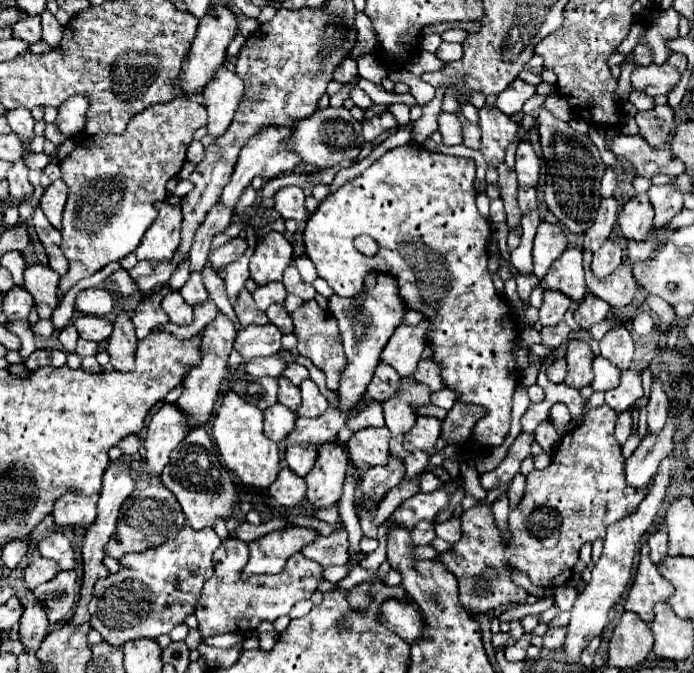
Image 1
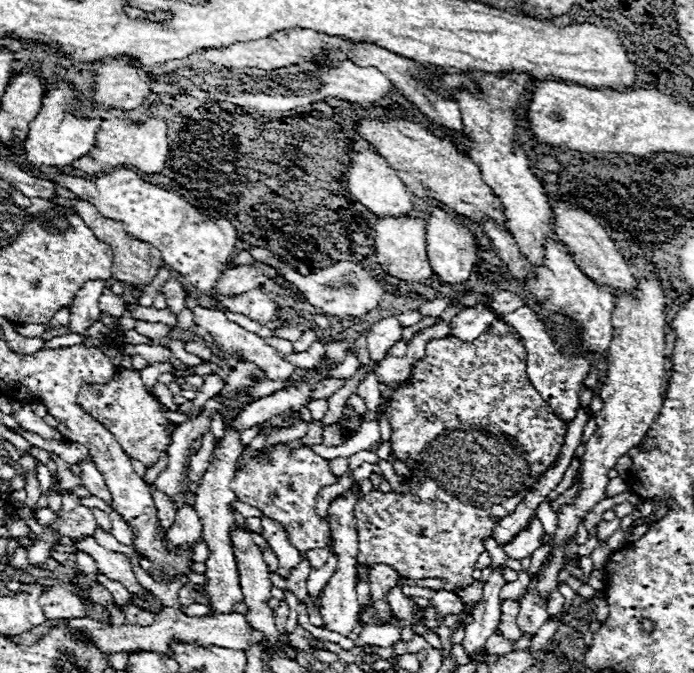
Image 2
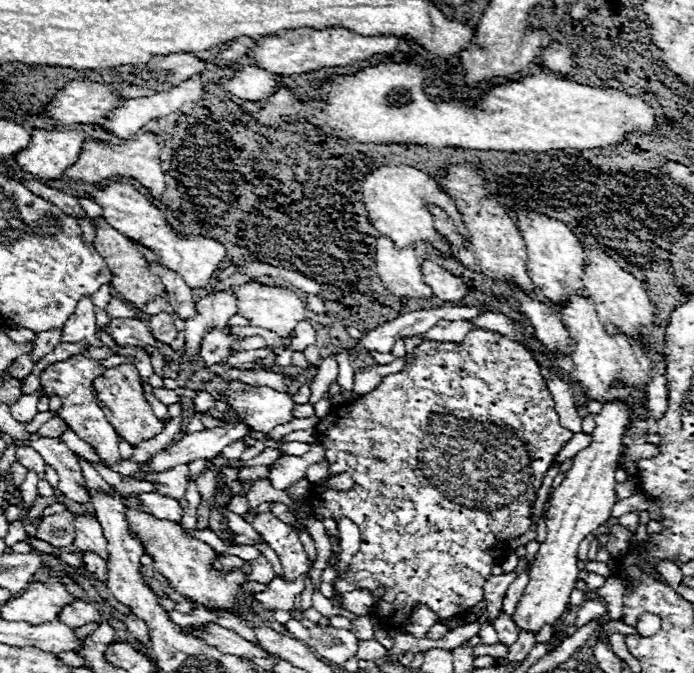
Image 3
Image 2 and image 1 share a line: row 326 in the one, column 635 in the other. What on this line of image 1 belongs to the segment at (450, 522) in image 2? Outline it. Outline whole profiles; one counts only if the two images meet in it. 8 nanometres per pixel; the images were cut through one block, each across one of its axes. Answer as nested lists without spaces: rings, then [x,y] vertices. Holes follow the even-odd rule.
[[[608,404],[588,410],[584,420],[562,438],[556,450],[560,464],[553,461],[546,470],[530,472],[522,502],[510,510],[508,528],[512,538],[508,544],[502,544],[490,508],[470,508],[460,516],[462,540],[454,544],[452,552],[440,554],[438,562],[458,578],[460,602],[470,614],[484,614],[524,598],[524,590],[510,580],[512,570],[528,574],[534,586],[556,588],[568,584],[580,546],[598,538],[604,540],[610,524],[630,516],[630,512],[638,508],[648,494],[648,486],[634,490],[624,480],[622,446],[614,438],[616,416]],[[580,438],[586,438],[586,446],[582,446]]]

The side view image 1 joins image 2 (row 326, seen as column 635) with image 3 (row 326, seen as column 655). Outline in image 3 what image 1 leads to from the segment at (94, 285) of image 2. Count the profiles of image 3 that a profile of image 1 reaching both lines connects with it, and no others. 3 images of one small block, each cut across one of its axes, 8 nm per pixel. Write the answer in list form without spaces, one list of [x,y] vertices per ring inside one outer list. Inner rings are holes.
[[[84,296],[78,302],[76,312],[66,320],[62,330],[62,342],[78,342],[88,340],[90,346],[102,347],[103,343],[96,338],[96,318],[94,318],[94,304],[92,298]]]

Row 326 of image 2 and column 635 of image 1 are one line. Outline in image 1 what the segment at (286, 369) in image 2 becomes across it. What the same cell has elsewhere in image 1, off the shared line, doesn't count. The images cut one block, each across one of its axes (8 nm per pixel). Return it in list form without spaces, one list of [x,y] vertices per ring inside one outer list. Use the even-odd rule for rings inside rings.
[[[646,193],[635,195],[624,204],[618,224],[626,240],[646,242],[650,238],[654,230],[654,208]]]

